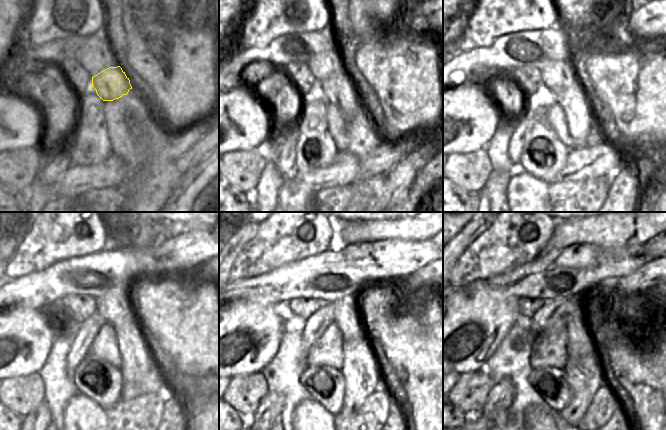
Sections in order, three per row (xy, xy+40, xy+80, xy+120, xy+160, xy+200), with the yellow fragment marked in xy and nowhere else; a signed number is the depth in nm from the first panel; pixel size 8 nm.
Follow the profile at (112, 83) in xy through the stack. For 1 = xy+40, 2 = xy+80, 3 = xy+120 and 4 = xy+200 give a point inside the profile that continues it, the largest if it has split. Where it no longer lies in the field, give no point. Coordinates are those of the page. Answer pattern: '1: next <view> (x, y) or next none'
1: next xy+40 (345, 95)
2: next xy+80 (573, 100)
3: next xy+120 (136, 358)
4: next xy+200 (585, 360)

